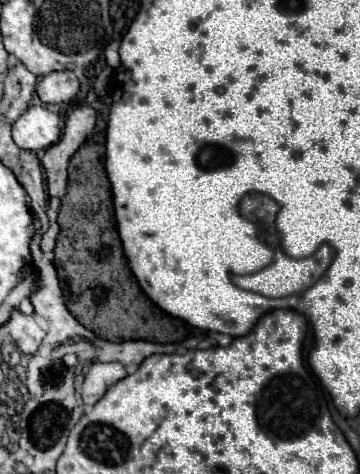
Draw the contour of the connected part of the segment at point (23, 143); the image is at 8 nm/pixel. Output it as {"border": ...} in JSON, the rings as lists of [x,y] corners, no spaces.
{"border":[[[42,105],[30,107],[12,125],[12,139],[20,149],[46,149],[60,139],[60,117]]]}

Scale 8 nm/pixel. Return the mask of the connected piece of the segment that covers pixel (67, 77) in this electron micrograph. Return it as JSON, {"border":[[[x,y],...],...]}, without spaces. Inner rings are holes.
{"border":[[[54,71],[42,77],[36,93],[42,103],[62,103],[70,101],[80,89],[80,83],[72,71]]]}

